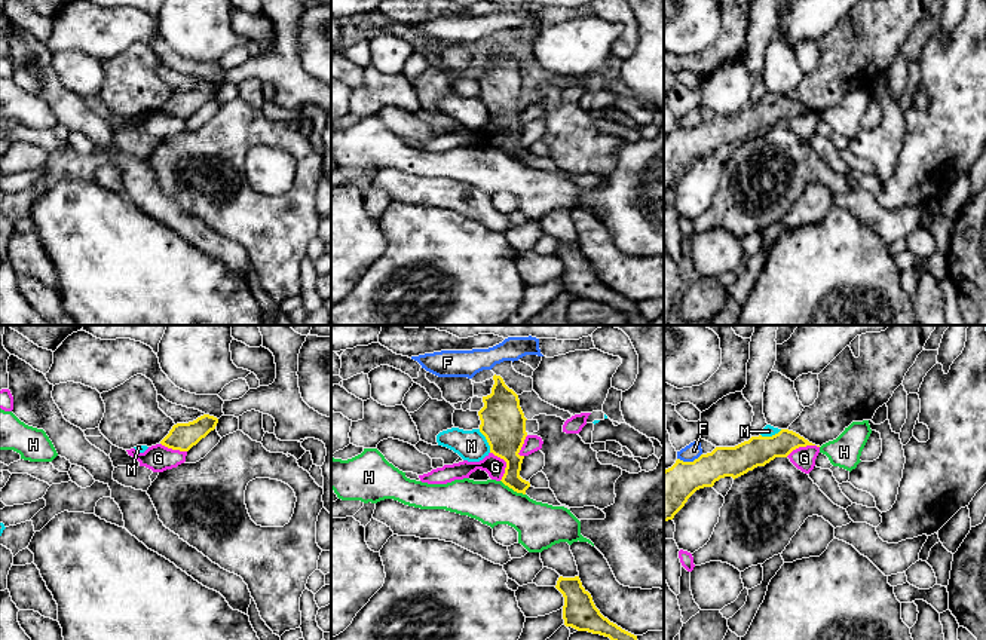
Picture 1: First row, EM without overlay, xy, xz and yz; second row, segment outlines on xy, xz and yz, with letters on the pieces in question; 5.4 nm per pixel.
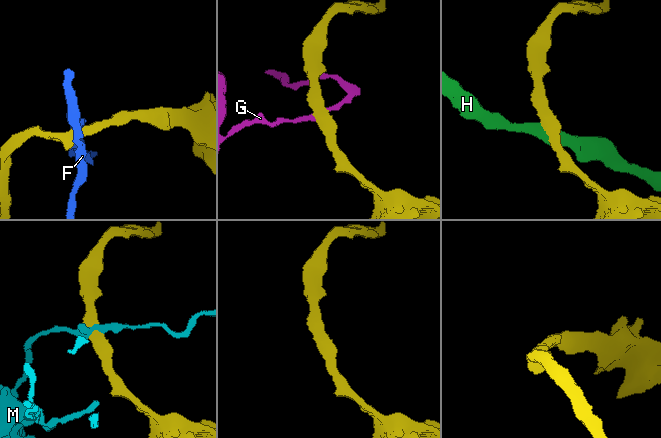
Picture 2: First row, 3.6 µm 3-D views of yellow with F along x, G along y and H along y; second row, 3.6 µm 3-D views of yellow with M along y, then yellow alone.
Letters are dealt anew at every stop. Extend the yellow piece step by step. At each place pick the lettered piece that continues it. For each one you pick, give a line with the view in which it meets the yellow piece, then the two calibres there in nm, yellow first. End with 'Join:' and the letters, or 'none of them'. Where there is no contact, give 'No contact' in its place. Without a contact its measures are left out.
Join: none of them

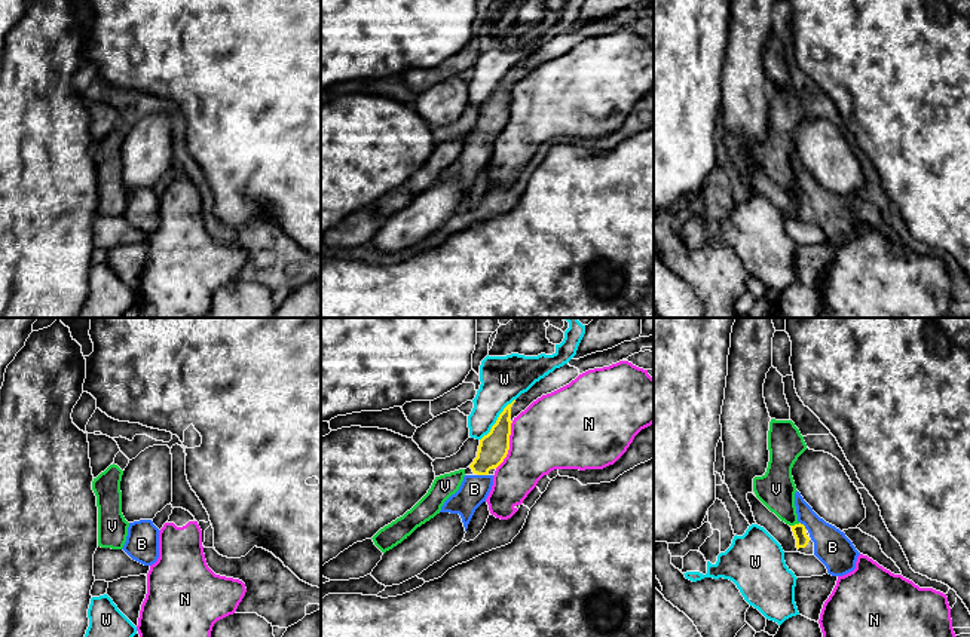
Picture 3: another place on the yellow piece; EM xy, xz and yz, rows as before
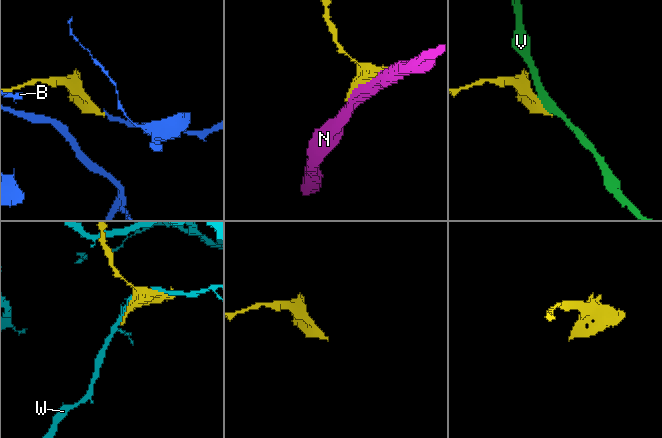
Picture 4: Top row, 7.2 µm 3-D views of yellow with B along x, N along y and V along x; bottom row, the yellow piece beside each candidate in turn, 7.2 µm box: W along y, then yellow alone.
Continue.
B: Touches yellow in xz. Thickness 160 nm (yellow) against 160 nm
Join: B

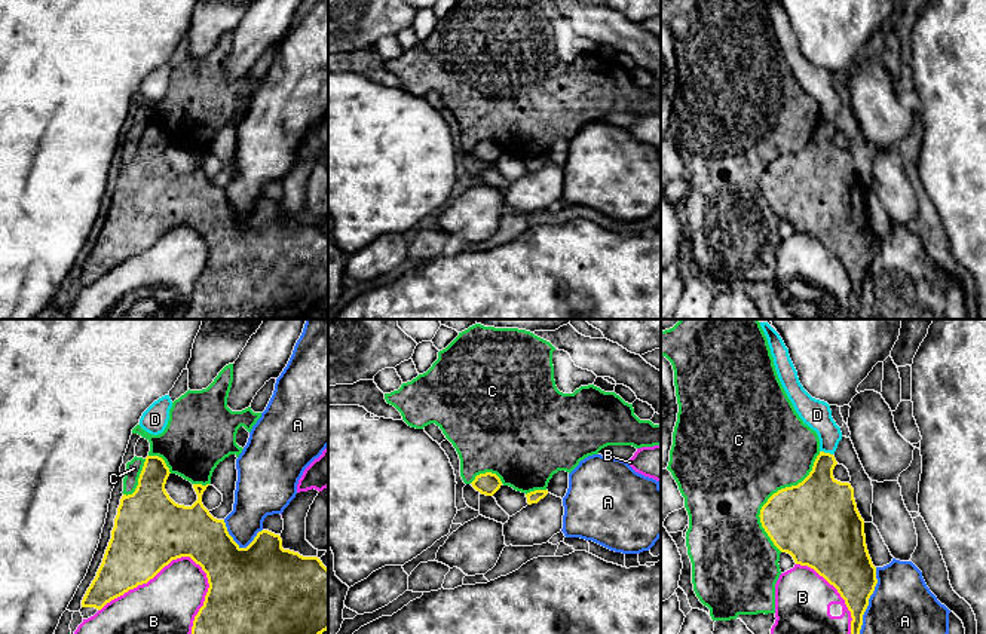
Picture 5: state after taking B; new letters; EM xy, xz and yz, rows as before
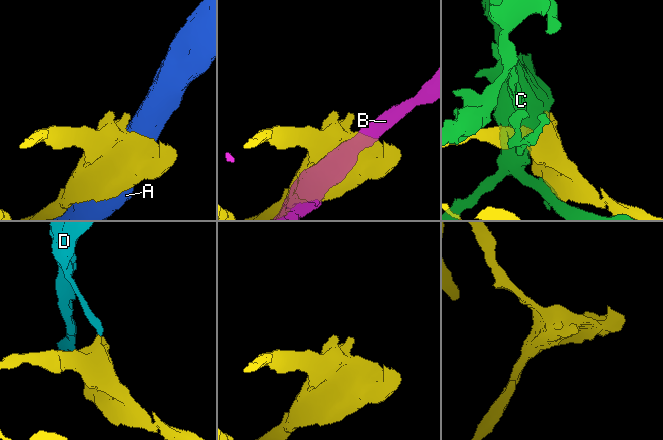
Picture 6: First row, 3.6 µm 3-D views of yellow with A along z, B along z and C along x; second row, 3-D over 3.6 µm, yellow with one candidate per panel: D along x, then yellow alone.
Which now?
Join: none of them

